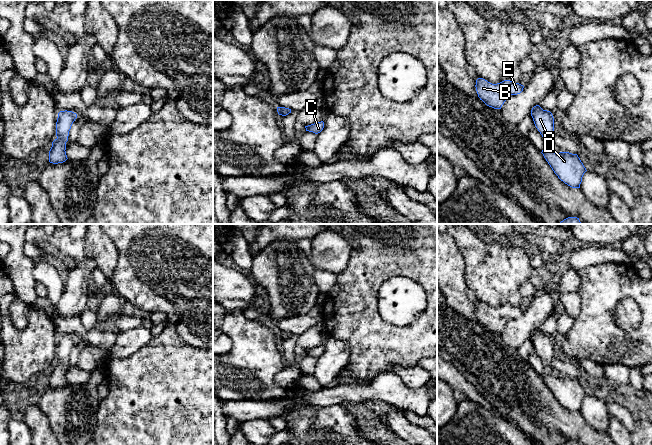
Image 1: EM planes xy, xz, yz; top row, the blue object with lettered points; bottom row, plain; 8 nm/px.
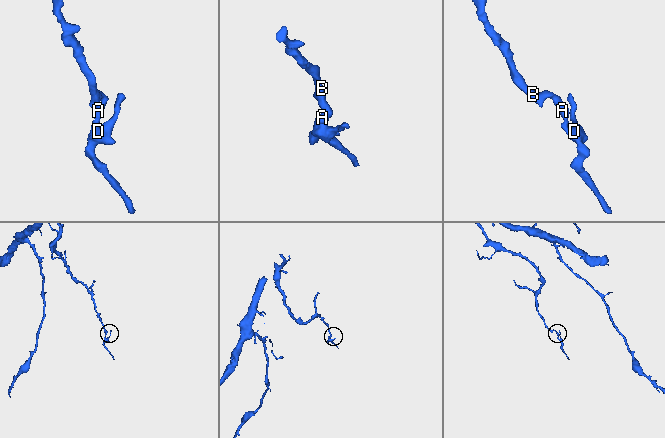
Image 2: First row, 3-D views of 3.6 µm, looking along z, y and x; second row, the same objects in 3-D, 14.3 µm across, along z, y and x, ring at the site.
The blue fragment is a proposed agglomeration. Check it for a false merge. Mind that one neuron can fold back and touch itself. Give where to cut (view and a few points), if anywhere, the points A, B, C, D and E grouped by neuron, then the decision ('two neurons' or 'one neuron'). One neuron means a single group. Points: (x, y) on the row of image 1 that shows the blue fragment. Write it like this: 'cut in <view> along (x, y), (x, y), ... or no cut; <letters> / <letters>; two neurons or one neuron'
no cut; A B C D E; one neuron

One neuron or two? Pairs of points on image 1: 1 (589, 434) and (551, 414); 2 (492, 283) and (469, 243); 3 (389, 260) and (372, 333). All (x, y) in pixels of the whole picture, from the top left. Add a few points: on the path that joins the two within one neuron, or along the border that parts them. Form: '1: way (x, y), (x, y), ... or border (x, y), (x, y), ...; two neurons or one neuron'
1: way (580, 431), (560, 423); one neuron
2: way (487, 273), (477, 263), (477, 253); one neuron
3: way (371, 278), (369, 280), (369, 315); one neuron

